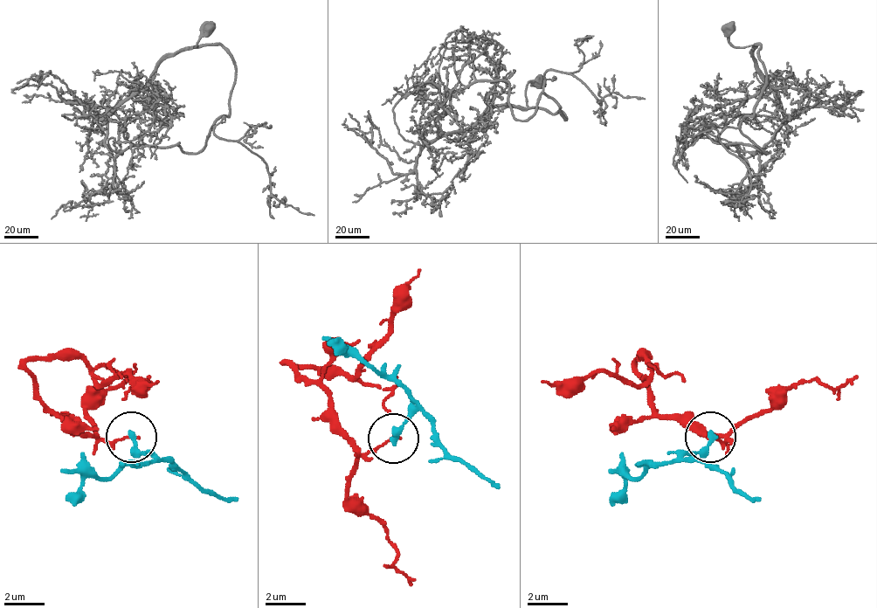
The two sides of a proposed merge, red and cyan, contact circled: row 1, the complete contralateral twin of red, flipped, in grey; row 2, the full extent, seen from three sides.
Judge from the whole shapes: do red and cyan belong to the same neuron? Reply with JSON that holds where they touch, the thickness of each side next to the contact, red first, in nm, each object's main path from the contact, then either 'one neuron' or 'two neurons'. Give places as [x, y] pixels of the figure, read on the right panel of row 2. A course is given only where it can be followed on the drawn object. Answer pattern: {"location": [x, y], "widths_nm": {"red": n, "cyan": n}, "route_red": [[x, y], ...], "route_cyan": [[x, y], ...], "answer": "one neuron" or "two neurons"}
{"location": [710, 437], "widths_nm": {"red": 130, "cyan": 340}, "route_red": [[709, 436], [664, 420], [638, 360], [648, 365], [638, 385], [603, 369], [542, 380]], "route_cyan": [[709, 436], [699, 451], [668, 456], [628, 476], [613, 507]], "answer": "two neurons"}

